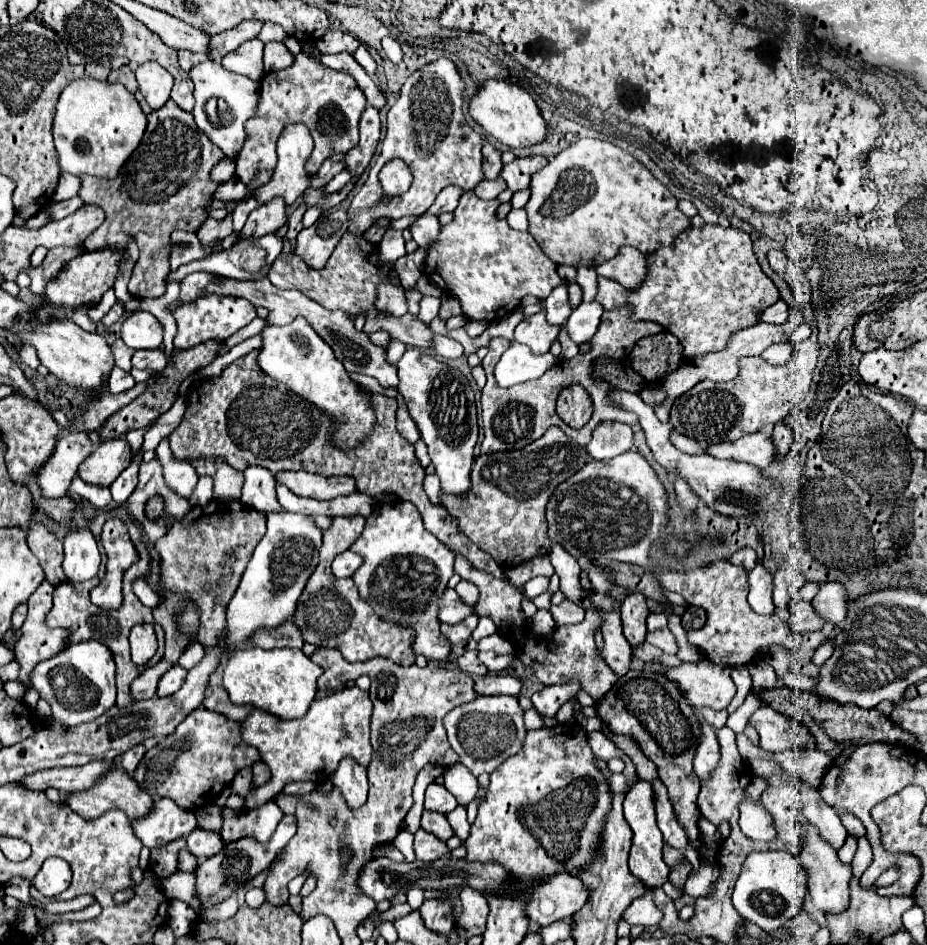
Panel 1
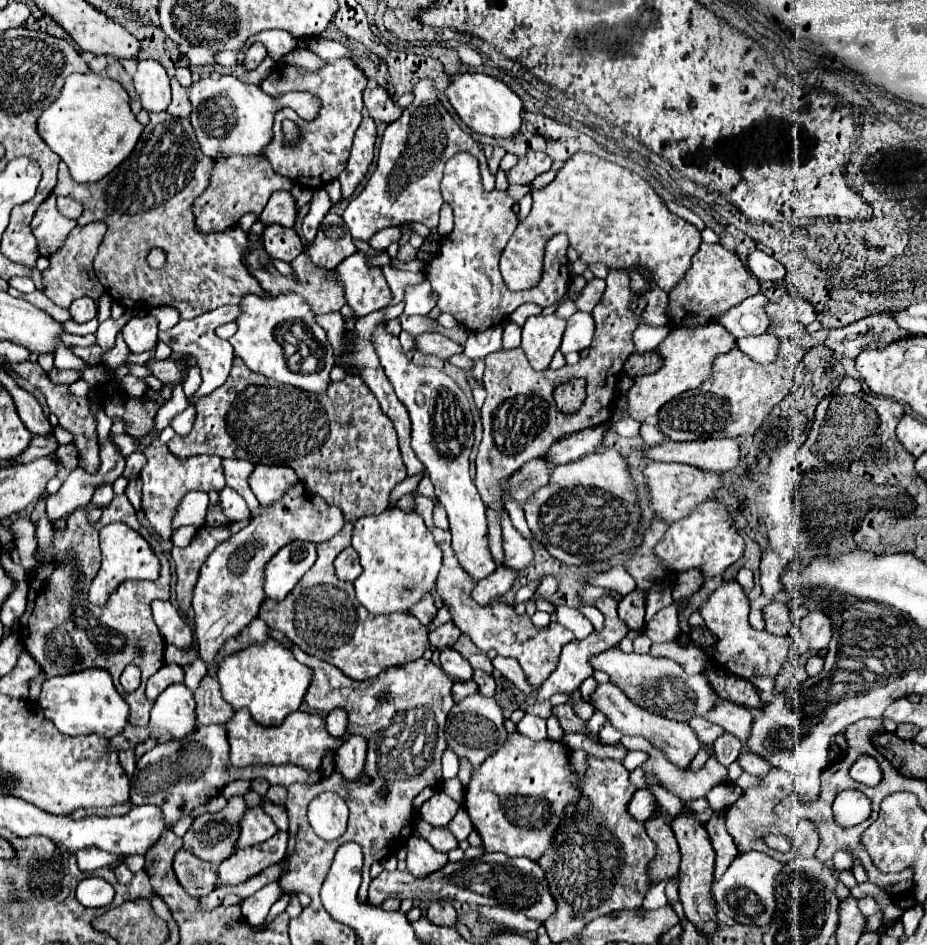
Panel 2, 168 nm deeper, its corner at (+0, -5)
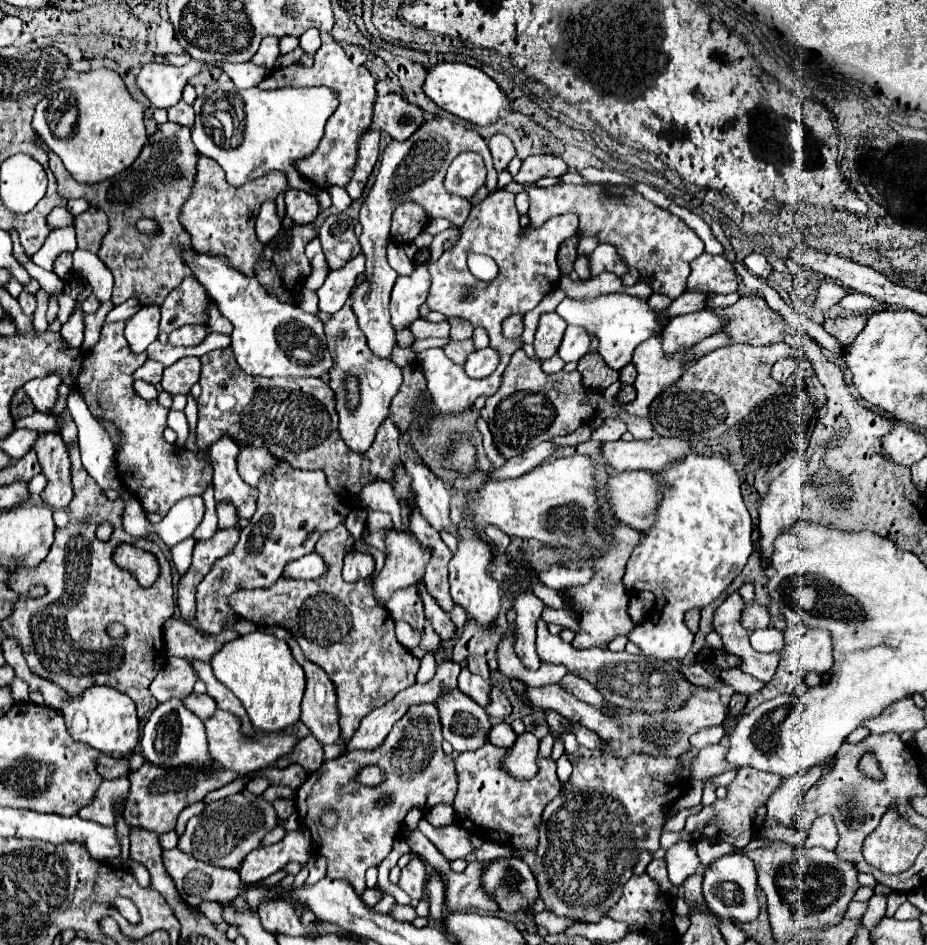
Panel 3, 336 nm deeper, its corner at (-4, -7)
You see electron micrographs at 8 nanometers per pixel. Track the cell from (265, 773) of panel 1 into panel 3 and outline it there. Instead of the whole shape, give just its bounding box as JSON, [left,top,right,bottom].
[274,800,296,820]

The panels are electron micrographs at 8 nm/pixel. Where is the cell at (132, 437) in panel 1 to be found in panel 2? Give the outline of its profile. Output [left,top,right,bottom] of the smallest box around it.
[126,477,142,510]

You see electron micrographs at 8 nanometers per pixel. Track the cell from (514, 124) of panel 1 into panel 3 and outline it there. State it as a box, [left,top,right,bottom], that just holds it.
[422,62,508,126]

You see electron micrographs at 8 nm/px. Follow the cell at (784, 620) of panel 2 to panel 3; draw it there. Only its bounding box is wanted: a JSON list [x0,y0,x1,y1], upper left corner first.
[740,604,770,630]

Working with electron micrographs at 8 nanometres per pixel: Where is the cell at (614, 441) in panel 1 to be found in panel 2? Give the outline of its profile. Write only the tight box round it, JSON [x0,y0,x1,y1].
[546,426,608,464]

